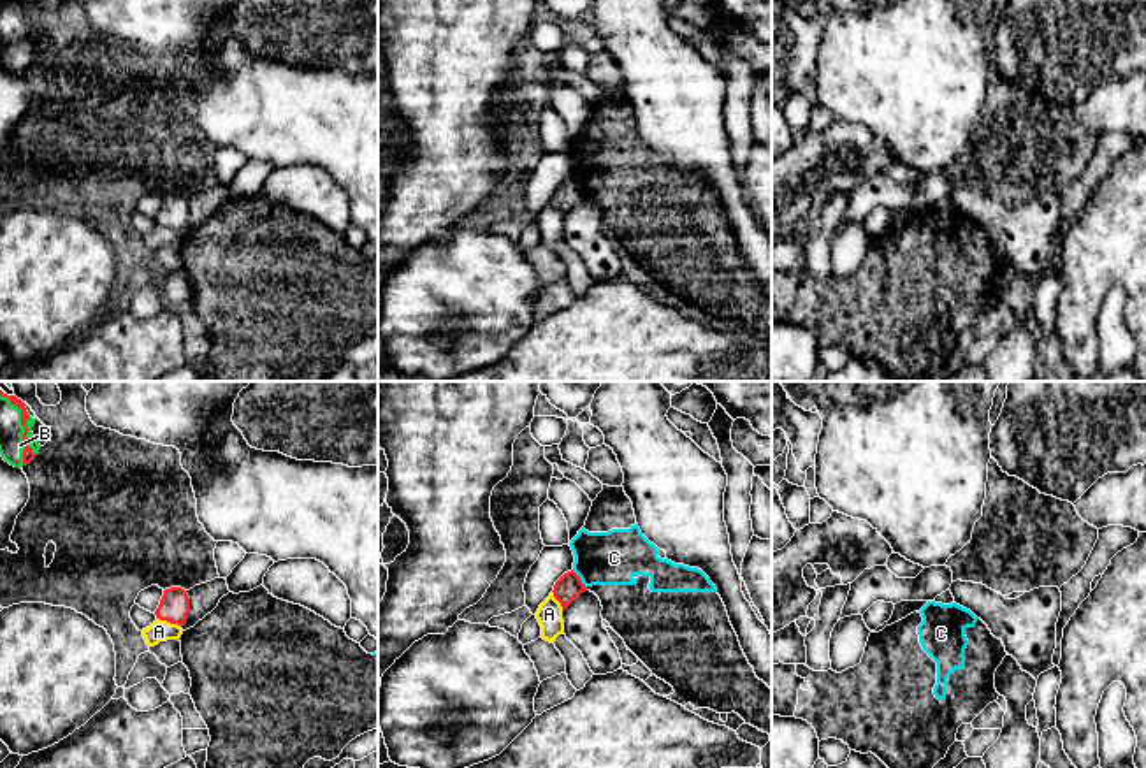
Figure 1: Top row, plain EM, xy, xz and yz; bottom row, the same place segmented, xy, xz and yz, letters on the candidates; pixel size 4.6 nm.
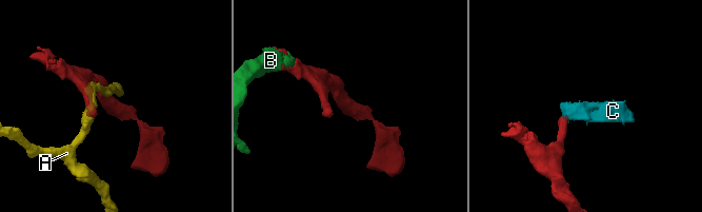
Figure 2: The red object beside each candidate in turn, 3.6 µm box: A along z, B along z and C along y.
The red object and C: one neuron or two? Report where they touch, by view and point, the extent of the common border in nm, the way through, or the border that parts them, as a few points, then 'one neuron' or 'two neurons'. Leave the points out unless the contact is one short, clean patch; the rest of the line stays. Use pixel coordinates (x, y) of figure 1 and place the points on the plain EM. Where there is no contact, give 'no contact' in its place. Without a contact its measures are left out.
xz (579, 185) | 110 nm | along xz (572, 176), (586, 194) | two neurons

